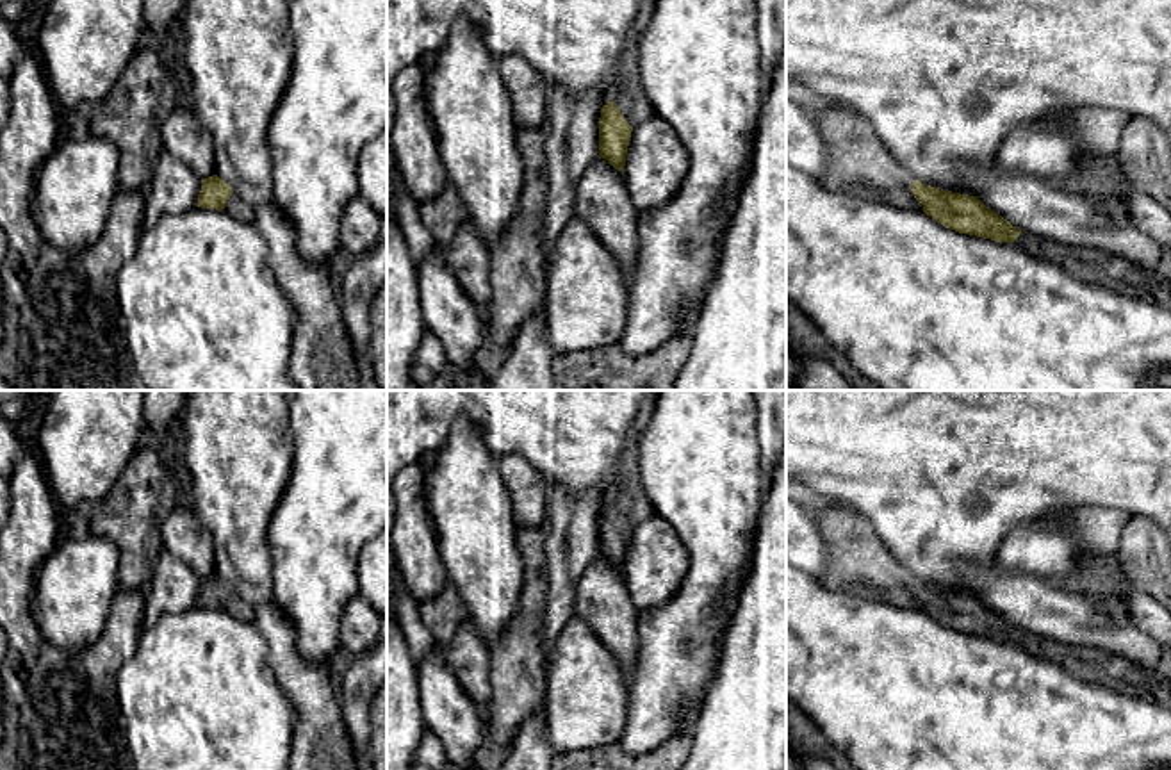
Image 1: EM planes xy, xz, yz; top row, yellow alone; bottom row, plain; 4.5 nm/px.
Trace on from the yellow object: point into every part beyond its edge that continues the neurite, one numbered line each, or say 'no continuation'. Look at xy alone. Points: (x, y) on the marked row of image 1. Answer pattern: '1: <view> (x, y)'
1: xy (236, 205)

